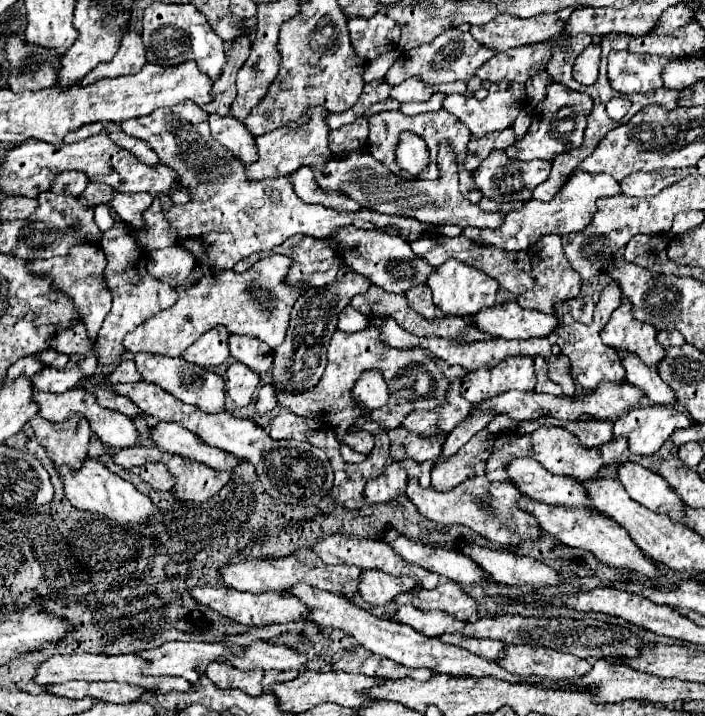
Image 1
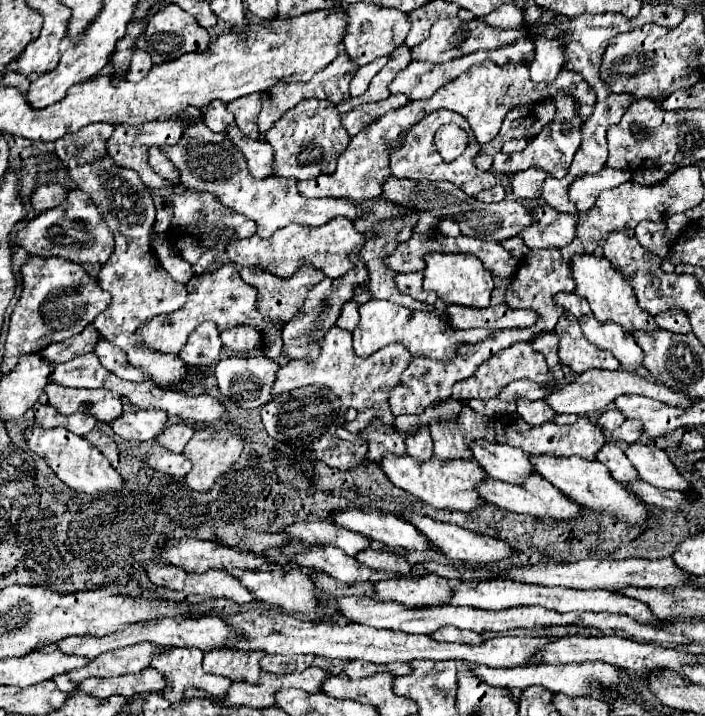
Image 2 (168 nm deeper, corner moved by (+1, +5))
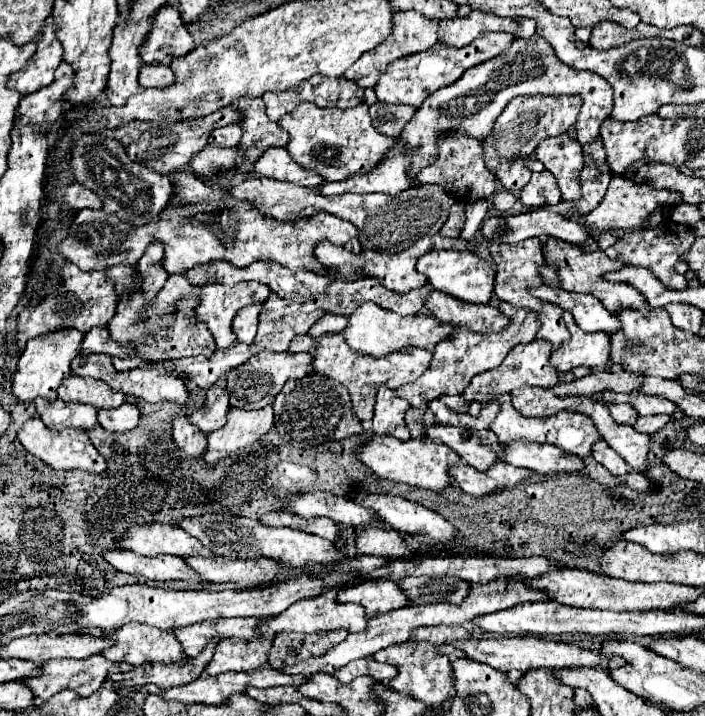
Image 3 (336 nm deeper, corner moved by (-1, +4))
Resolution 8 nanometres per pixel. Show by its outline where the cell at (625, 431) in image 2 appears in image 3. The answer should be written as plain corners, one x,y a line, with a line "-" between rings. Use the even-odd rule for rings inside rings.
656,415
656,417
638,417
634,429
640,431
640,433
646,433
646,435
652,435
652,433
656,433
658,429
662,429
670,419
672,419
672,417
664,417
664,415
660,415
660,417
658,417
658,415

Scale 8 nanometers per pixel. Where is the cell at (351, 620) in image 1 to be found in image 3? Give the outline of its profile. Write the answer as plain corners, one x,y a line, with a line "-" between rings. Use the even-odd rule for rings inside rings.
192,557
186,563
208,583
222,585
270,585
276,581
280,563
270,559
226,559
226,557

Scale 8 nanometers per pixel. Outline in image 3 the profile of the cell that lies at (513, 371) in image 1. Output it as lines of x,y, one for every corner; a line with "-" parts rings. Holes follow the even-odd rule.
532,341
528,345
516,345
506,359
500,363
500,367
492,369
492,371
484,371
480,375
474,375
470,385
464,389
464,399
472,401
472,399
480,399
480,395
504,395
510,393
516,387
522,385
536,385
536,387
554,387
558,383
558,373
556,369
550,365
550,353
552,347
546,341

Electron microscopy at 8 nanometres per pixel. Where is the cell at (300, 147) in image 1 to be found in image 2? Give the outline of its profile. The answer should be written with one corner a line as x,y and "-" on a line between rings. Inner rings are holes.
302,100
296,108
286,112
268,132
266,142
274,148
274,170
276,176
294,180
318,178
336,170
338,156
350,144
350,134
340,122
340,112
332,102
326,100

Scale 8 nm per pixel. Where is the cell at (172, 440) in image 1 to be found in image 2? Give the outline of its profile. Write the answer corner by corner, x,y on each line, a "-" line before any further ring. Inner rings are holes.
138,410
132,414
122,414
120,418
116,418
110,428
122,436
124,440
154,440
156,436
162,434
162,430
166,428
166,420
168,414
162,410

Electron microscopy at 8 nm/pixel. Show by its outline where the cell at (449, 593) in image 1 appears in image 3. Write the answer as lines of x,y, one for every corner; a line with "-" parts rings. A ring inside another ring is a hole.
376,579
376,581
364,581
360,585
344,587
338,591
336,597
340,603
358,603
366,609
368,617
384,615
392,609
410,605
408,595
400,591
400,585
390,579

